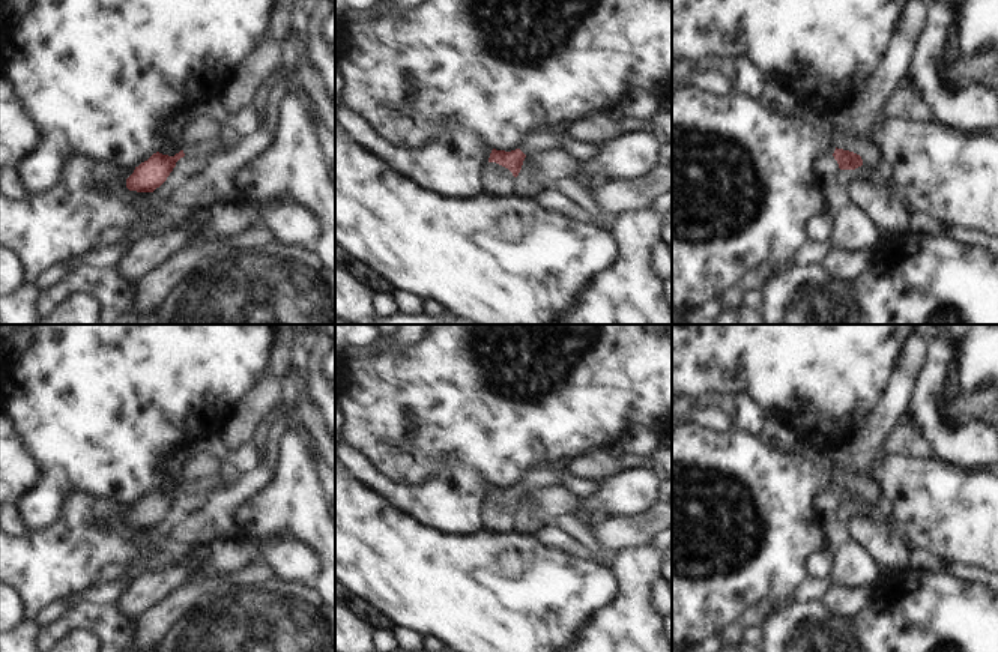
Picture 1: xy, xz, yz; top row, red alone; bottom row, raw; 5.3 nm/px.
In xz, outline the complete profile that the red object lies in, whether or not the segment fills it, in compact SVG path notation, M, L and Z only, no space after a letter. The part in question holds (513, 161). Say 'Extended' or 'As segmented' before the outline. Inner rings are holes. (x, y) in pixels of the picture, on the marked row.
Extended. M537 128L526 135L525 141L516 150L505 152L493 149L488 162L496 162L508 168L517 177L528 155L534 156L543 150L559 149L565 135L549 131L547 128Z

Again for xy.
Extended. M215 138L195 144L185 144L174 156L156 152L147 161L135 167L134 173L126 179L126 188L137 192L153 192L167 180L180 158L213 155L221 146L221 138Z

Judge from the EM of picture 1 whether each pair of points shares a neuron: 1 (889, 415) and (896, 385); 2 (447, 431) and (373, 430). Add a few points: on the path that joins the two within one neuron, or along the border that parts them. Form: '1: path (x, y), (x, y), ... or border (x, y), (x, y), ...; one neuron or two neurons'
1: path (890, 407), (896, 392); one neuron
2: path (429, 431), (405, 440), (391, 430); one neuron

